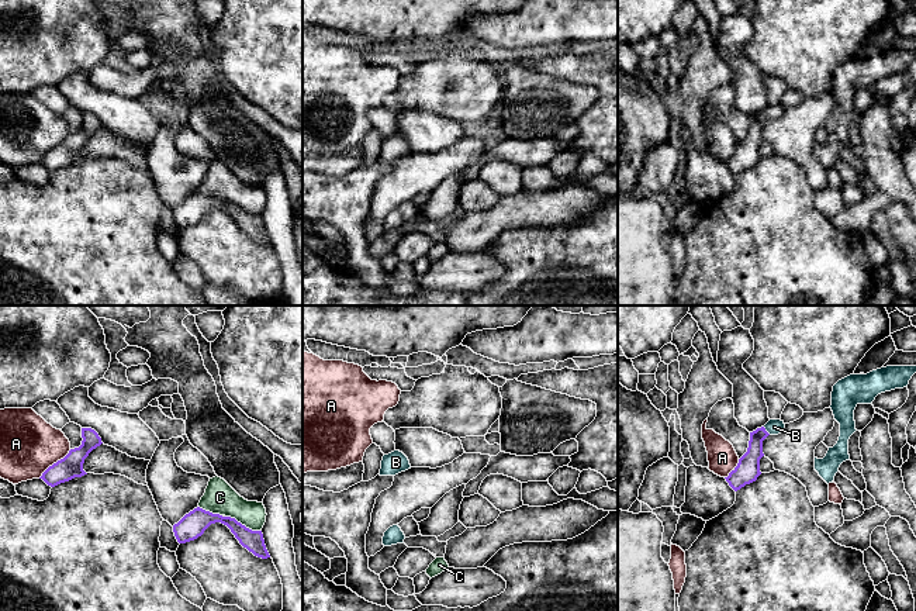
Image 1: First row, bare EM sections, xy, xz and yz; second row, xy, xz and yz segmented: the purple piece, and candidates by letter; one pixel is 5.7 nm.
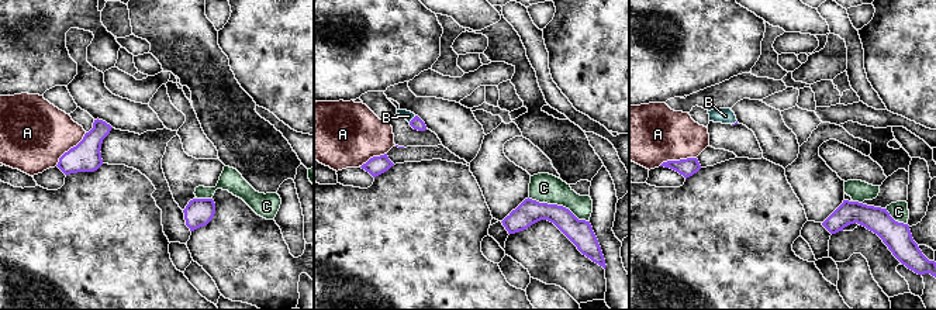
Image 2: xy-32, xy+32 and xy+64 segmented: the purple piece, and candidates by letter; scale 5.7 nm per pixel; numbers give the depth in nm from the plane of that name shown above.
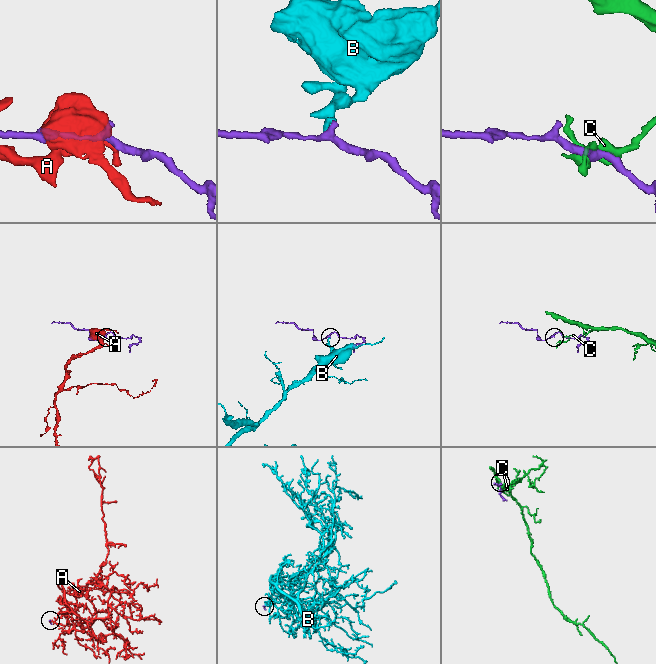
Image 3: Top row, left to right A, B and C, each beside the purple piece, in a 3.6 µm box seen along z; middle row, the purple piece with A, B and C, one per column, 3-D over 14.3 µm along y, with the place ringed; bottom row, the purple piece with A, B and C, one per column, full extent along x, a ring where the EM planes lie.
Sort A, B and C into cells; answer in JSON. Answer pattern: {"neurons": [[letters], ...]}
{"neurons": [["A"], ["B"], ["C"]]}

